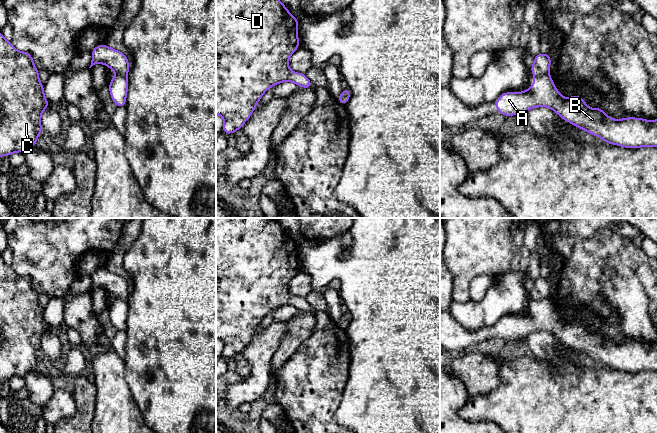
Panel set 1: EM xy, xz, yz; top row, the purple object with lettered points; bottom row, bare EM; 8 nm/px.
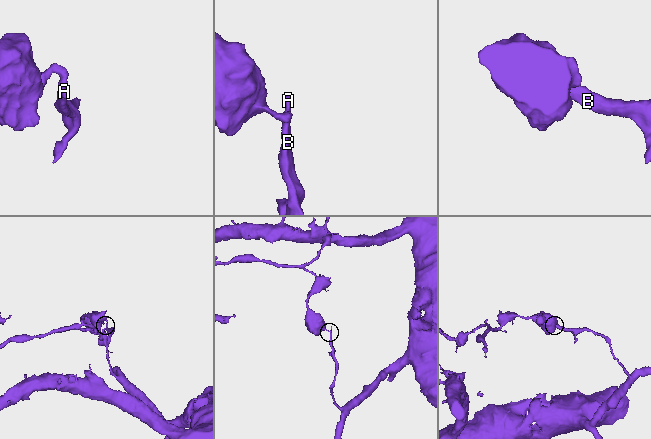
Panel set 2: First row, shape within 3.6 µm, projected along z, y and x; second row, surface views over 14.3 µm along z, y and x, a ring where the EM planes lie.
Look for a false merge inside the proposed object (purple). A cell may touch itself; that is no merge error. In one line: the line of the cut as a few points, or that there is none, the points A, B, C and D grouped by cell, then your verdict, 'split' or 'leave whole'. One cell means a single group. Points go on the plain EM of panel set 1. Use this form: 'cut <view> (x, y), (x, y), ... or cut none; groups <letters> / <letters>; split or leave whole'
cut yz (547, 297), (535, 299); groups A B / C D; split

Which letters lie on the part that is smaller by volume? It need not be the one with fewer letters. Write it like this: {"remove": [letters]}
{"remove": ["C", "D"]}

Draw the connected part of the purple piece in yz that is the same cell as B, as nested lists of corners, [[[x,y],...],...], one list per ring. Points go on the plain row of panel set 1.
[[[549,298],[535,299],[534,308],[524,316],[504,316],[495,326],[498,337],[504,340],[514,340],[527,337],[535,331],[548,331],[554,334],[558,340],[579,353],[600,361],[603,366],[618,369],[625,372],[640,372],[646,370],[657,371],[657,343],[649,345],[643,342],[622,342],[616,344],[606,339],[601,332],[588,332],[586,325],[578,319],[569,322],[561,320],[560,315],[555,312],[554,306]]]

